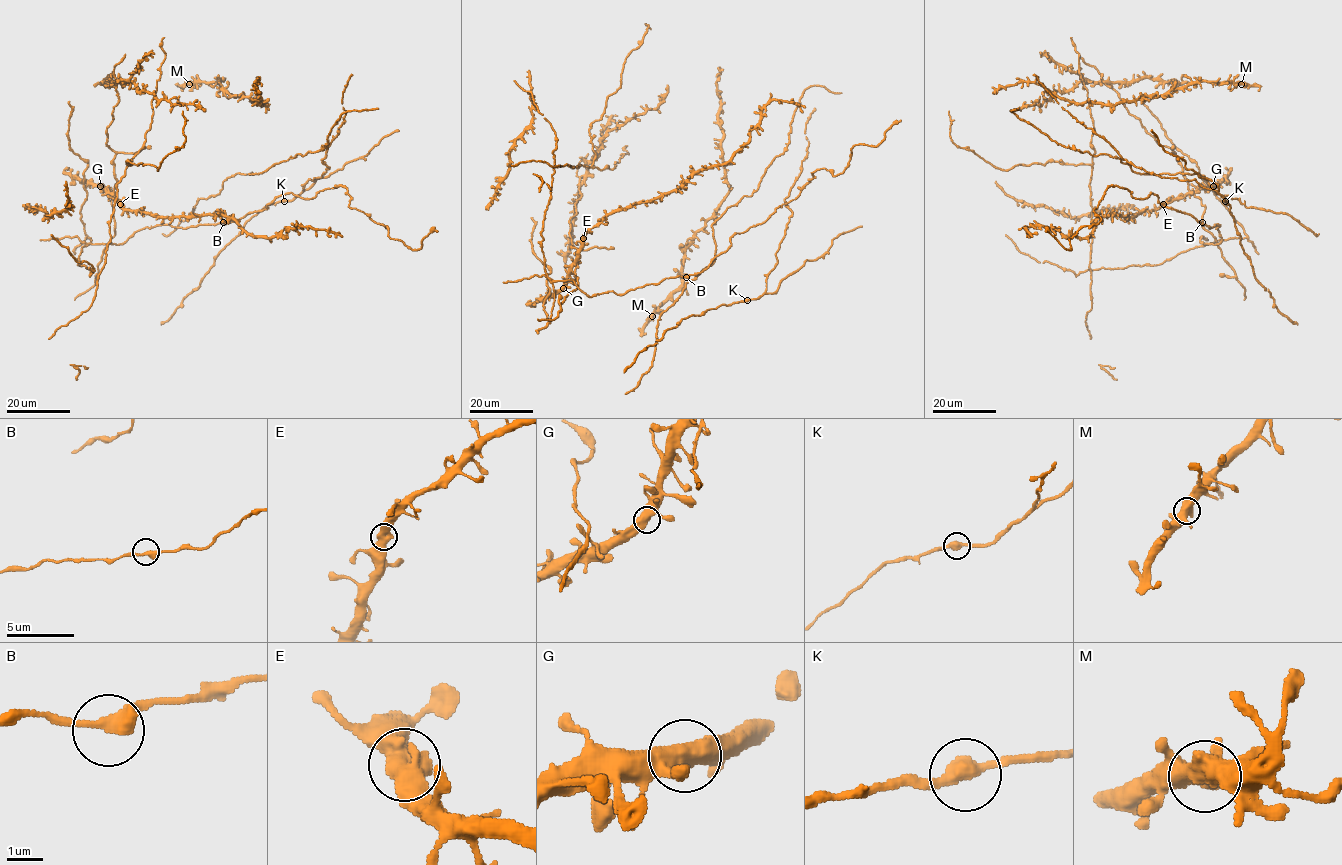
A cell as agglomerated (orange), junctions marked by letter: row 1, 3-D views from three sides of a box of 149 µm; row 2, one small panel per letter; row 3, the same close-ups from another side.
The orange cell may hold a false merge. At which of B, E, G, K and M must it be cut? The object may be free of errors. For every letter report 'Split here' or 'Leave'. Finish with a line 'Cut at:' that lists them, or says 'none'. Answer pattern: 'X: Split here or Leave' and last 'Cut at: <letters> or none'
B: Leave
E: Leave
G: Leave
K: Leave
M: Leave
Cut at: none

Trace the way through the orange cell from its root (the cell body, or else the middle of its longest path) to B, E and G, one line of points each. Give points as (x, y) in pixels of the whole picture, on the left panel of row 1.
B: (158, 225), (186, 228), (223, 222)
E: (158, 225), (135, 231), (121, 244), (90, 244), (80, 212), (87, 194), (84, 187), (101, 186), (120, 204)
G: (158, 225), (135, 231), (121, 244), (90, 244), (80, 210), (86, 198), (84, 187), (88, 184), (100, 186)

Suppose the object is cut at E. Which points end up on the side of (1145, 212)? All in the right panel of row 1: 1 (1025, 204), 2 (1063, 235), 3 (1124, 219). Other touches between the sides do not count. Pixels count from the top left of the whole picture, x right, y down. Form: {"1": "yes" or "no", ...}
{"1": "no", "2": "yes", "3": "yes"}

